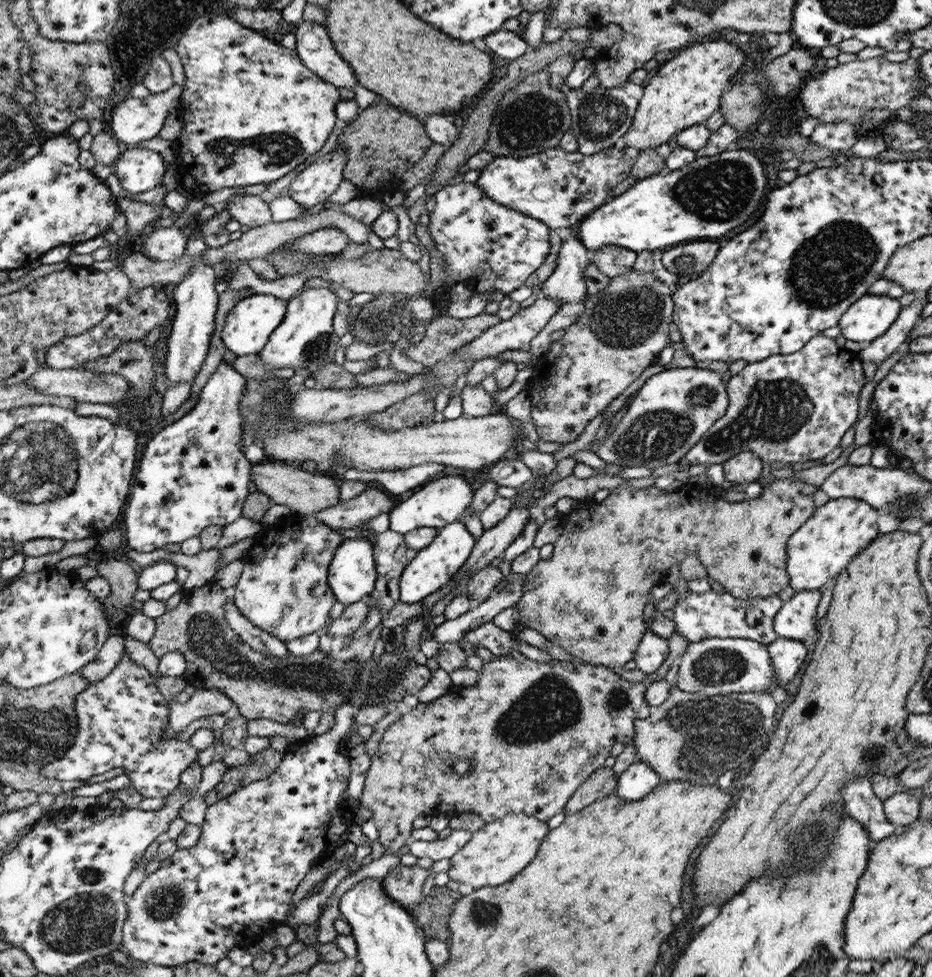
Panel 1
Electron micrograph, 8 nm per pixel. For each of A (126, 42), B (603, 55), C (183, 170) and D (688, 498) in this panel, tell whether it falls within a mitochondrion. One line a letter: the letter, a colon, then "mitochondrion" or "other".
A: other
B: other
C: other
D: other

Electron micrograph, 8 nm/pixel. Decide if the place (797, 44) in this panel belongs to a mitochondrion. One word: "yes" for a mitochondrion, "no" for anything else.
no

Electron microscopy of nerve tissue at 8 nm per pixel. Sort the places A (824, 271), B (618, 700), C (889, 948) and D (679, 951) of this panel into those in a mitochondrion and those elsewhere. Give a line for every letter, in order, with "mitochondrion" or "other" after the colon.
A: mitochondrion
B: mitochondrion
C: other
D: other

